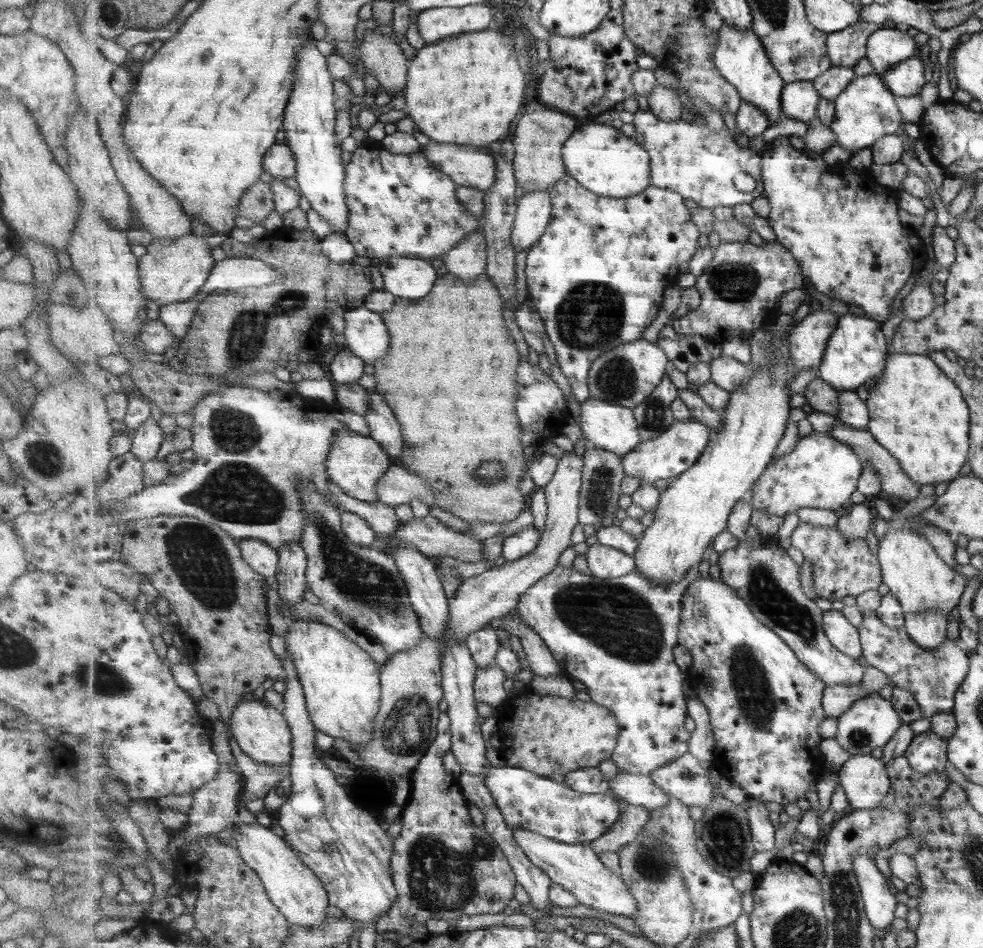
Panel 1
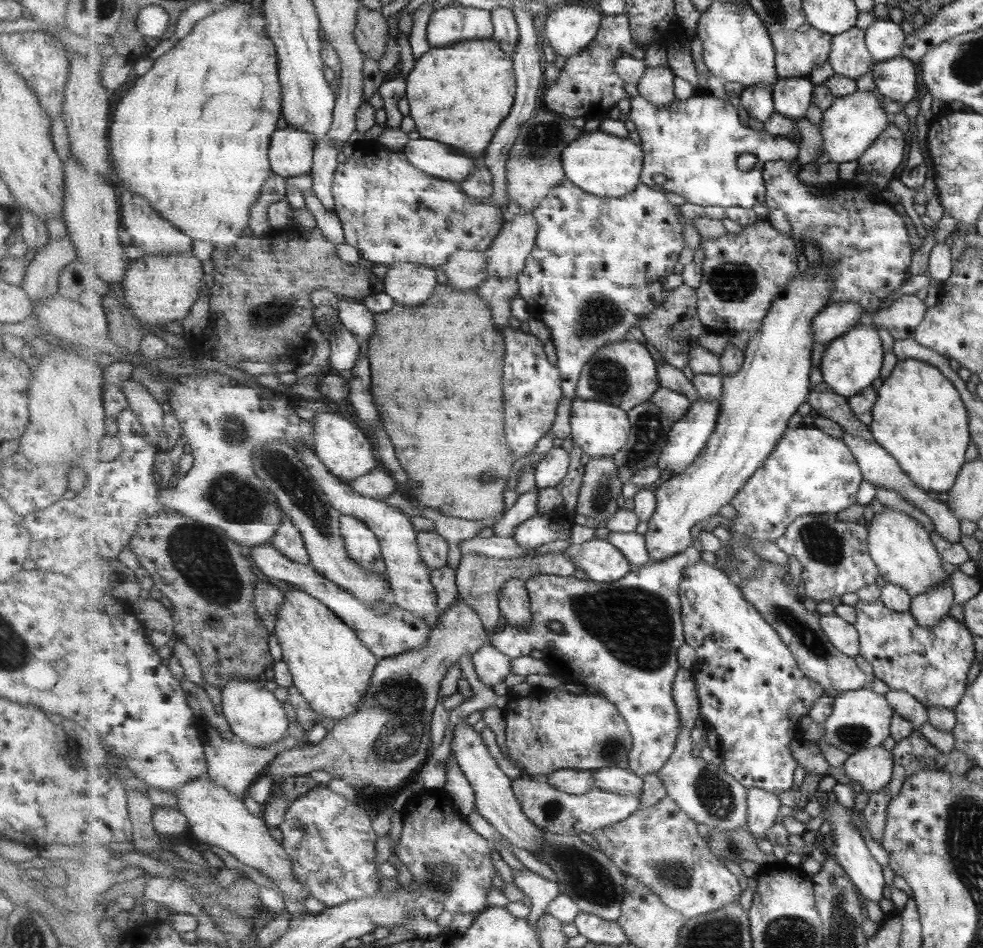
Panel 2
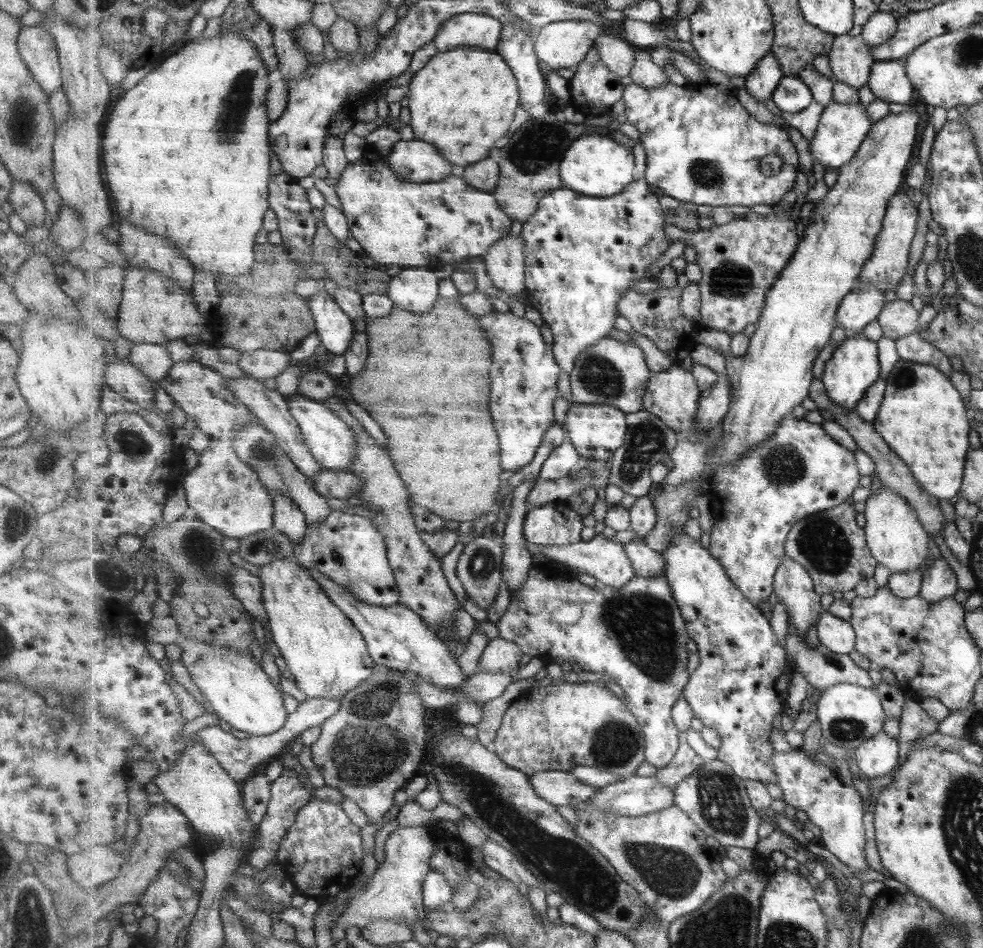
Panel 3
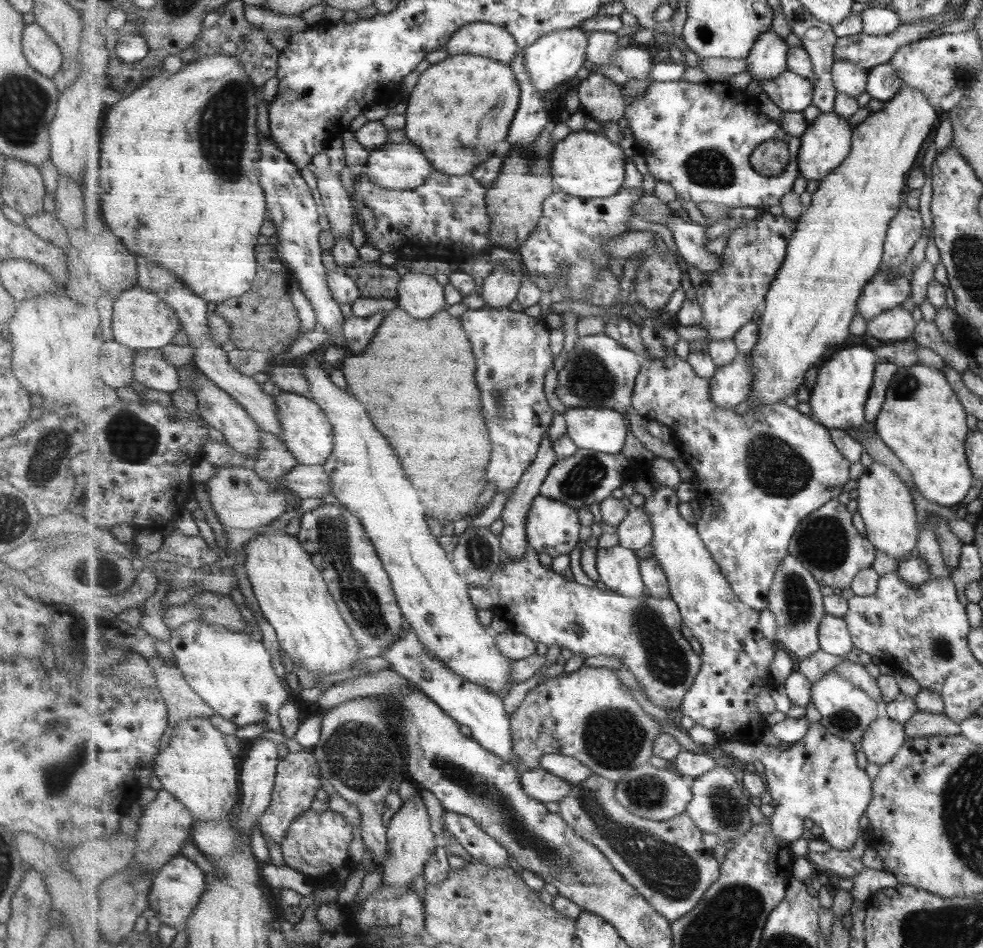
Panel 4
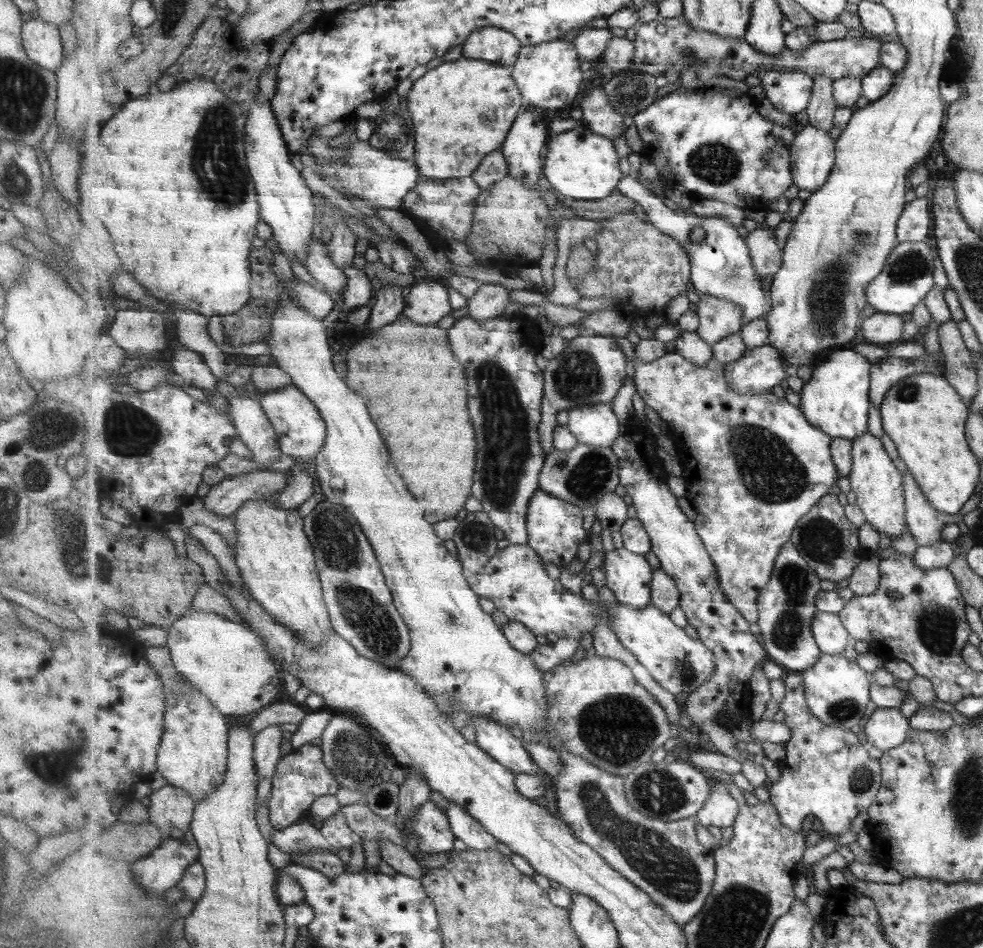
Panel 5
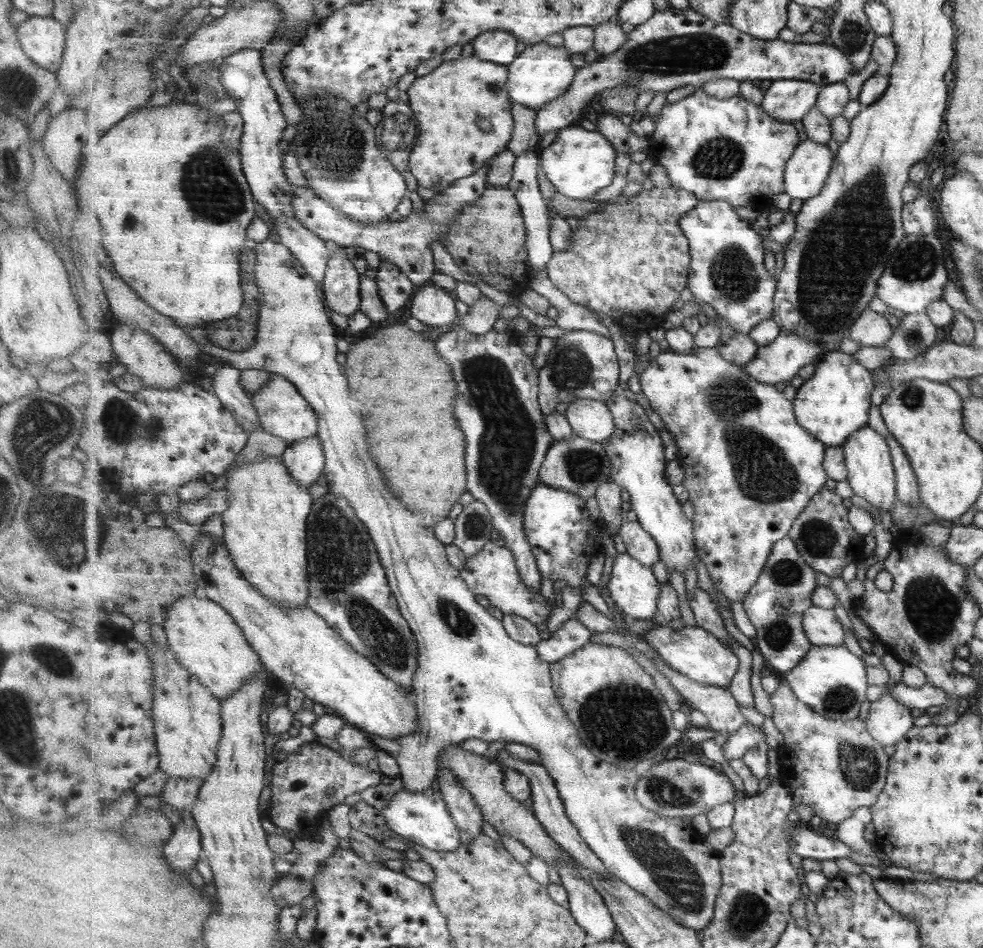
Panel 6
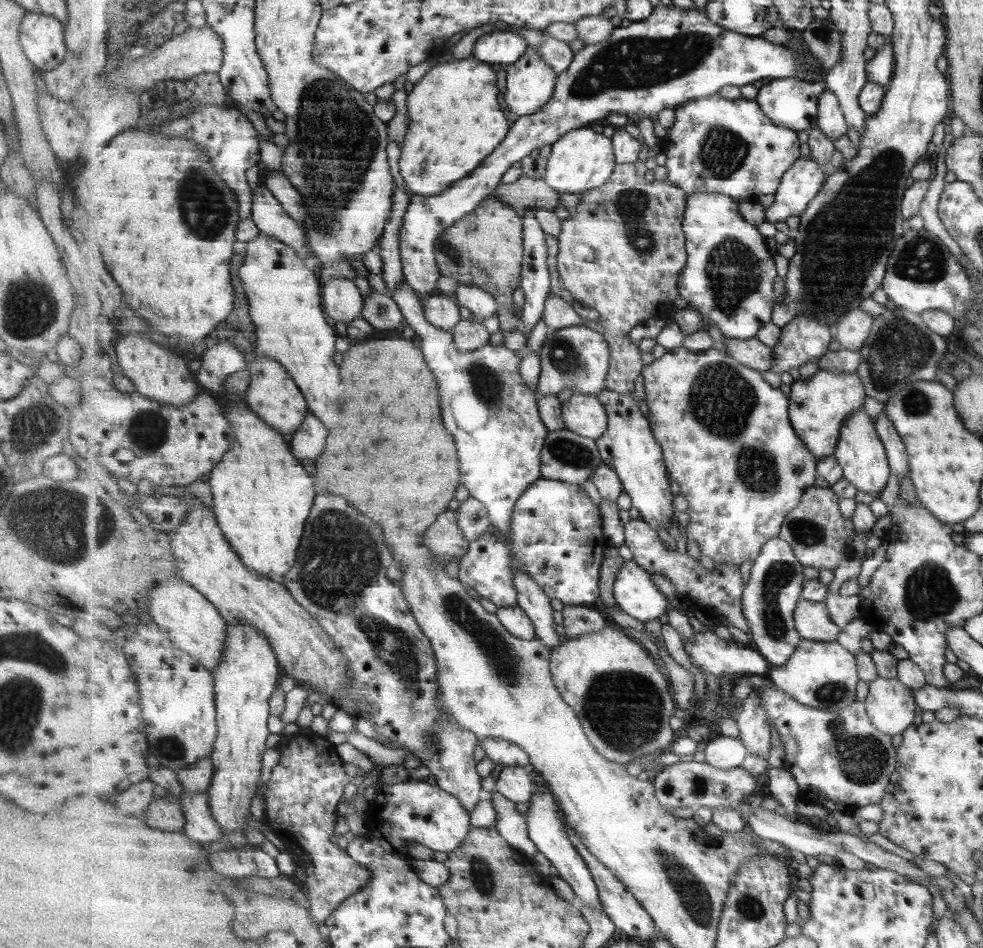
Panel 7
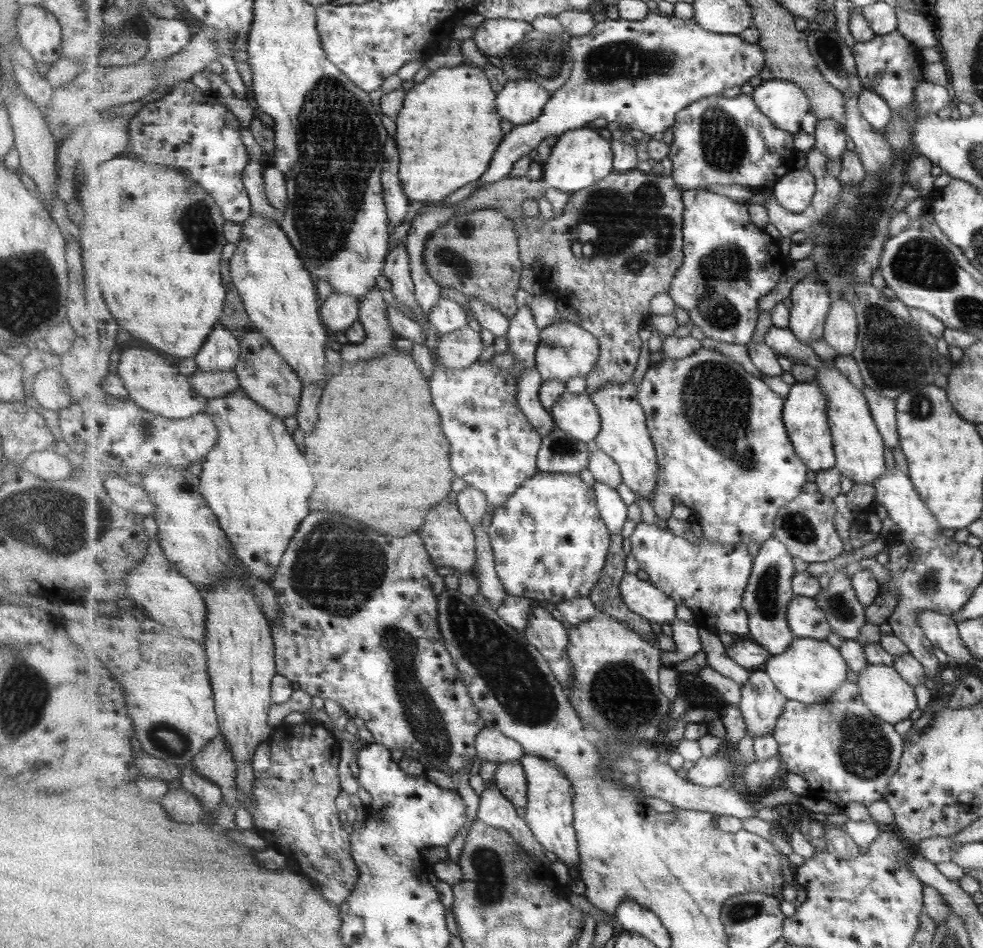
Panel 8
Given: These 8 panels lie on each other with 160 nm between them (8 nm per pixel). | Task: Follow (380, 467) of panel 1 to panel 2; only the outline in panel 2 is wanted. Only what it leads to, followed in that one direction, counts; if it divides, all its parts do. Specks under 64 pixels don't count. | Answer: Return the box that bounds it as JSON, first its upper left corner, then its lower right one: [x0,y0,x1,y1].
[314,411,378,483]

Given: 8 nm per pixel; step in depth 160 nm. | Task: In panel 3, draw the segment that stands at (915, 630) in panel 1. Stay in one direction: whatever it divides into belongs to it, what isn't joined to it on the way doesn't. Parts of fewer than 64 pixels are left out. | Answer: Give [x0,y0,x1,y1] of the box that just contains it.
[918,559,957,605]

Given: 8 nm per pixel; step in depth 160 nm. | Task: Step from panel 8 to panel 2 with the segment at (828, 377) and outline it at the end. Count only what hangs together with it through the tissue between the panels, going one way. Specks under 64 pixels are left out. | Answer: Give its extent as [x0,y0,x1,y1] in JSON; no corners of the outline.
[869,507,949,599]

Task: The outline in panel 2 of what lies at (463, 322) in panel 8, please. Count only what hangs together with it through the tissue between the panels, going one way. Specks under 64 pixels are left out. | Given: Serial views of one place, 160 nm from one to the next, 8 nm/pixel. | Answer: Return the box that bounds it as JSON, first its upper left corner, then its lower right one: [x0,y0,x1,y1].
[383,263,439,307]

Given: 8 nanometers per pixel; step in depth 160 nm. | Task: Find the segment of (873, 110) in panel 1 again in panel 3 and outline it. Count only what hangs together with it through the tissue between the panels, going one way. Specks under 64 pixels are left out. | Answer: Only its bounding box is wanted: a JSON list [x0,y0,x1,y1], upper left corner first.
[809,102,874,170]

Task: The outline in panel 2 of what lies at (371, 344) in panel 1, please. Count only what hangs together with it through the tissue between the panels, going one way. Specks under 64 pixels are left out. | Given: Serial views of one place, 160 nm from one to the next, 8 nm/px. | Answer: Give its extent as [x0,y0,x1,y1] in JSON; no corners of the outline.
[339,298,376,341]

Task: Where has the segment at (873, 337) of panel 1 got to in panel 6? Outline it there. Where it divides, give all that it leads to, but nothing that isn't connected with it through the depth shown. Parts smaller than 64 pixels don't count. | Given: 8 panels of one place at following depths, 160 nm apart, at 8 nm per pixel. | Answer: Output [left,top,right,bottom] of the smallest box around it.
[793,350,874,448]

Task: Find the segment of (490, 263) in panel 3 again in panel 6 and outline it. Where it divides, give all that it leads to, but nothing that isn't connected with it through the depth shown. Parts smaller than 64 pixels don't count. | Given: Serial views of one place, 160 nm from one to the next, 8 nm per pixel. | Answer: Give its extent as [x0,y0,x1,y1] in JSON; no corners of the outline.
[460,295,501,336]

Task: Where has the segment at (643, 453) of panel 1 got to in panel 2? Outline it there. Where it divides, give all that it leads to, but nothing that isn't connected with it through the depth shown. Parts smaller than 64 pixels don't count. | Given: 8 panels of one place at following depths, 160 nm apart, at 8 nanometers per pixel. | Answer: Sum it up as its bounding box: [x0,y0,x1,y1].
[658,398,719,475]

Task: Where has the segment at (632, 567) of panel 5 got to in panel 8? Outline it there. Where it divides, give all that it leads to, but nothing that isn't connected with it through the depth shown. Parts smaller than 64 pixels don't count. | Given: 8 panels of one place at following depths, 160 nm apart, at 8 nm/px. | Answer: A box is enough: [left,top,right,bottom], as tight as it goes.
[621,573,678,626]

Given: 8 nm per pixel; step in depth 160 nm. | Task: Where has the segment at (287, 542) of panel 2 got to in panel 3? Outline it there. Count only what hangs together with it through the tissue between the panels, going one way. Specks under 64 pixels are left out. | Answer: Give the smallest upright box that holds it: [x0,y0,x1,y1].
[274,494,308,545]

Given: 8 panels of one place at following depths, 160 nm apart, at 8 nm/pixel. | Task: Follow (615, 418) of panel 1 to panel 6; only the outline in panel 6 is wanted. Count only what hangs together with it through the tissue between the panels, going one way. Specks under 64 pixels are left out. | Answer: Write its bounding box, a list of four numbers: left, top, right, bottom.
[565,398,615,443]

